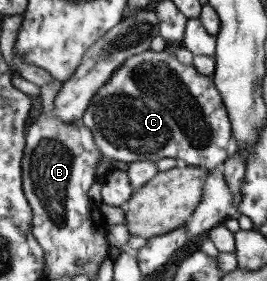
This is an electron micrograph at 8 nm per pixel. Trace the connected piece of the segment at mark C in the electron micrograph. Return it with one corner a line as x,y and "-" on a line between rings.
148,49
124,59
110,74
108,81
92,95
80,119
90,129
98,153
108,162
156,162
162,158
172,158
183,160
191,167
209,170
224,162
231,137
228,114
213,80
199,74
192,66
180,63
174,53
164,52
164,49
161,52

